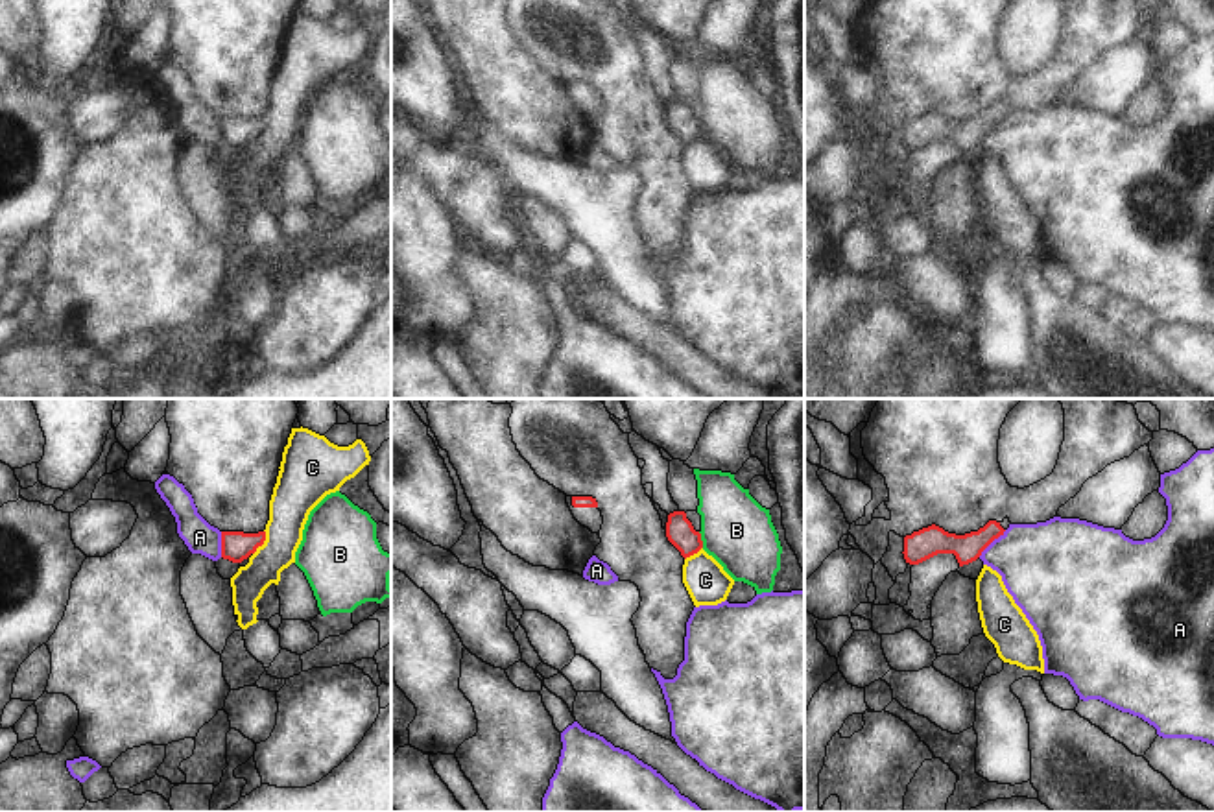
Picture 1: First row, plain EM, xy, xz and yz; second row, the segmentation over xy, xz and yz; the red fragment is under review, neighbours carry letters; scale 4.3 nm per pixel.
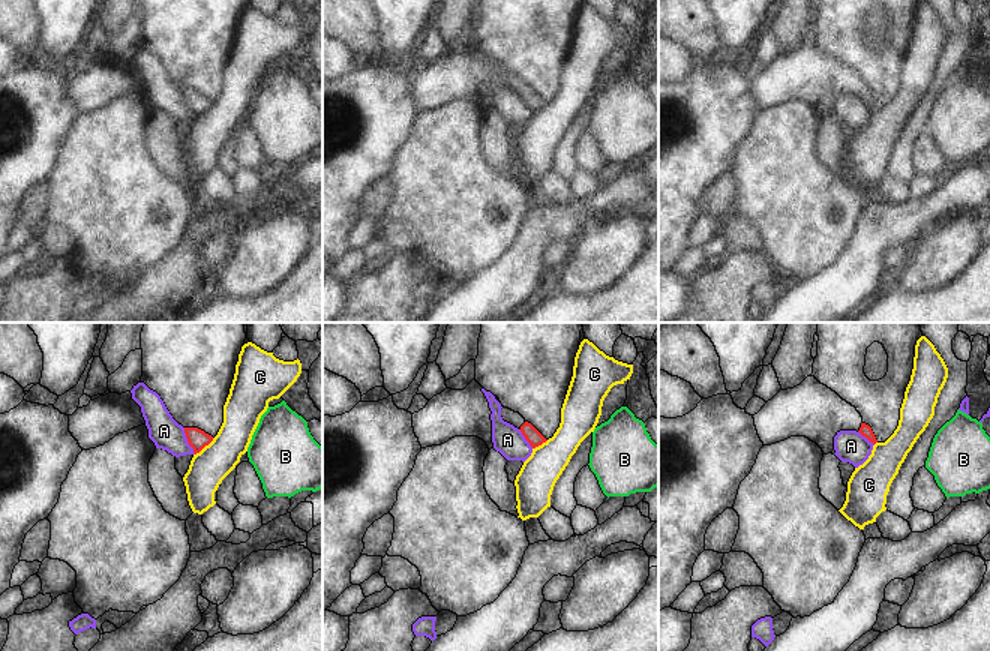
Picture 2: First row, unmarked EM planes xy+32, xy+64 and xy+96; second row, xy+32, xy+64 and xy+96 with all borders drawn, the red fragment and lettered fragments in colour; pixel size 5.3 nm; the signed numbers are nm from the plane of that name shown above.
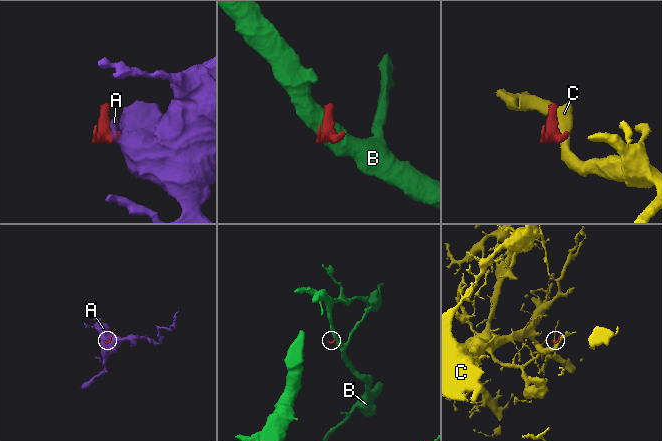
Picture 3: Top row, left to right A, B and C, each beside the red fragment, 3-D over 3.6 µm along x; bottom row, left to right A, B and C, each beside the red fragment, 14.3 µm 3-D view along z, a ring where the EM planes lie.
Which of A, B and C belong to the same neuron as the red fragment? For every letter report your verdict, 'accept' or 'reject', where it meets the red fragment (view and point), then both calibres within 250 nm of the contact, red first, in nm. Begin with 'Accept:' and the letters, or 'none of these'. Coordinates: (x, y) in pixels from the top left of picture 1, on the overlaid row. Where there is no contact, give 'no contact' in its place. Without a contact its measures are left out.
Accept: none of these
A: reject | yz (991, 541) | 120/380 nm
B: reject | xz (700, 539) | 120/300 nm
C: reject | xy (262, 543) | 130/190 nm

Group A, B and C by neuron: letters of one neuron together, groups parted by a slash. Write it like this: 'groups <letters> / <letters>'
groups A / B / C

